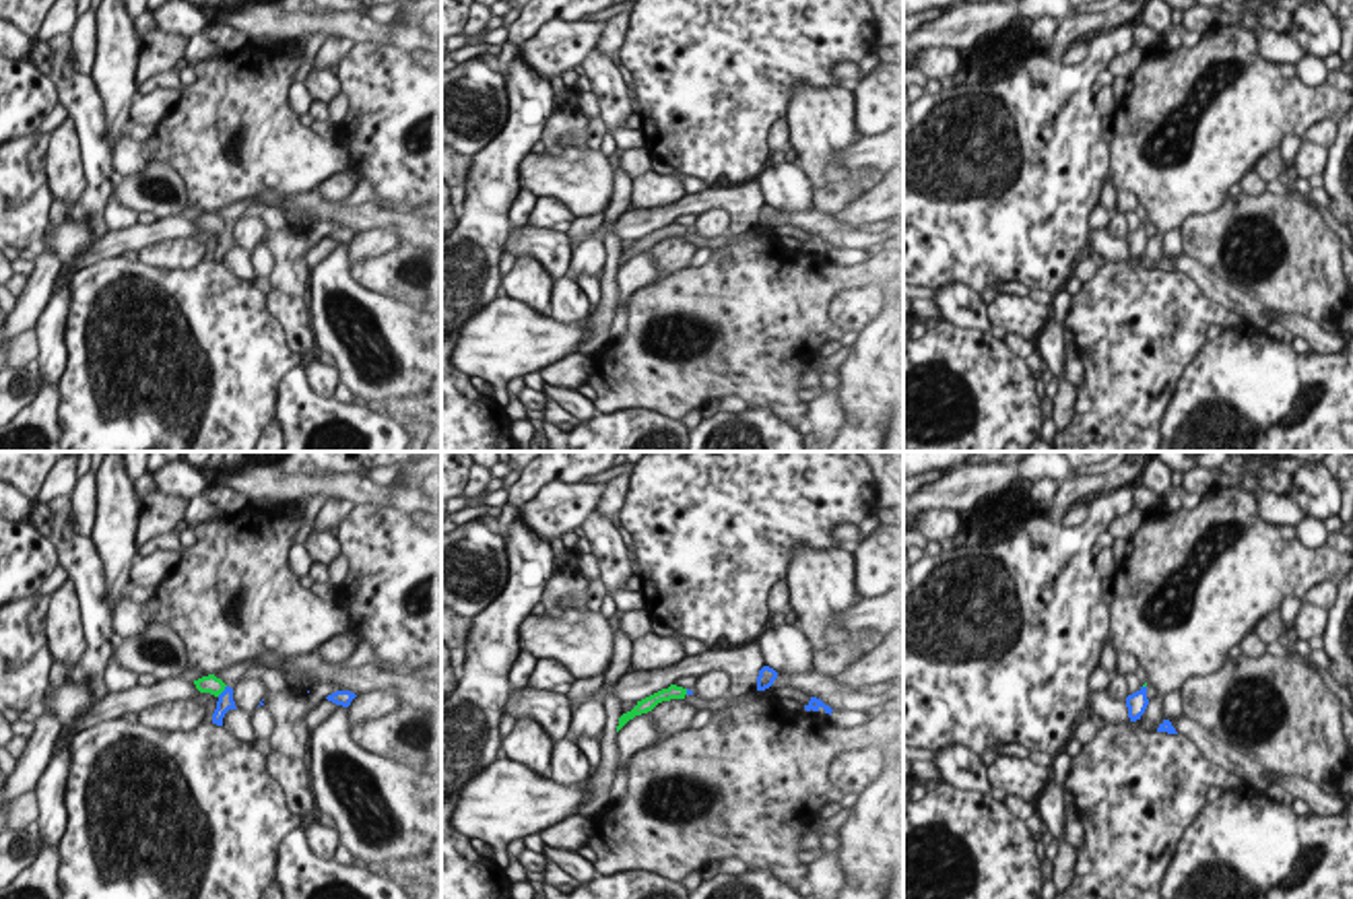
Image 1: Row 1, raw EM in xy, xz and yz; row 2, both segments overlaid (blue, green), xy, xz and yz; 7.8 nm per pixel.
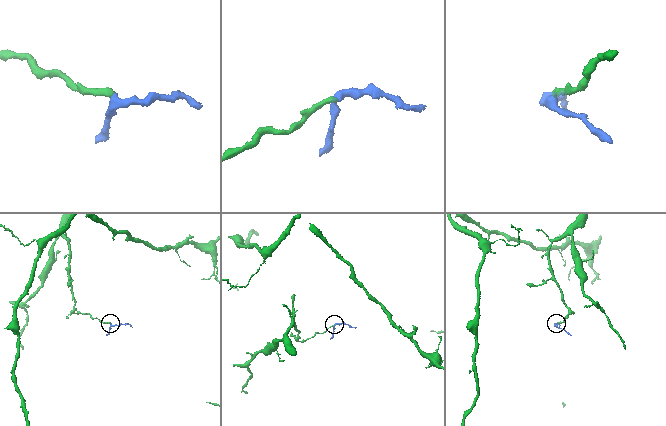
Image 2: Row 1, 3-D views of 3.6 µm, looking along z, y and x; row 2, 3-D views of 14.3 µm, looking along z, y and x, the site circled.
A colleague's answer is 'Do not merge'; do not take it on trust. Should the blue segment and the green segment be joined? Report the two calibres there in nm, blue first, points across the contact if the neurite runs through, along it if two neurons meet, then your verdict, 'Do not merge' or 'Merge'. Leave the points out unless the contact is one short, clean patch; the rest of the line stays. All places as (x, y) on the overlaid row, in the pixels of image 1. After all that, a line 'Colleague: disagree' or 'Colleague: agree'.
Thickness 130 nm (blue) against 140 nm. Path across: xy (225, 702), (223, 691), (213, 685). Merge
Colleague: disagree

